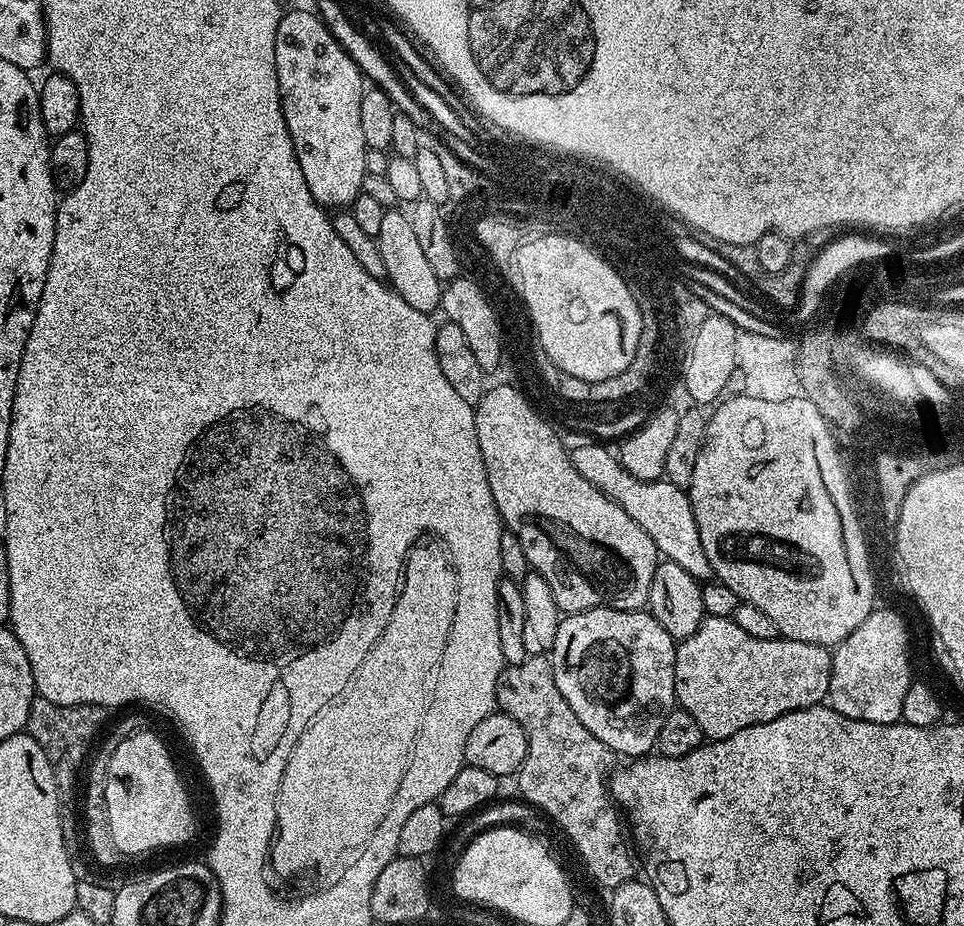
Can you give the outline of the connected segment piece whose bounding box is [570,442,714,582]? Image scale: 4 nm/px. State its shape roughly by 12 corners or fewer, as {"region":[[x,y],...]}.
{"region":[[603,443],[571,449],[578,474],[622,506],[657,553],[714,573],[687,491],[639,480]]}

